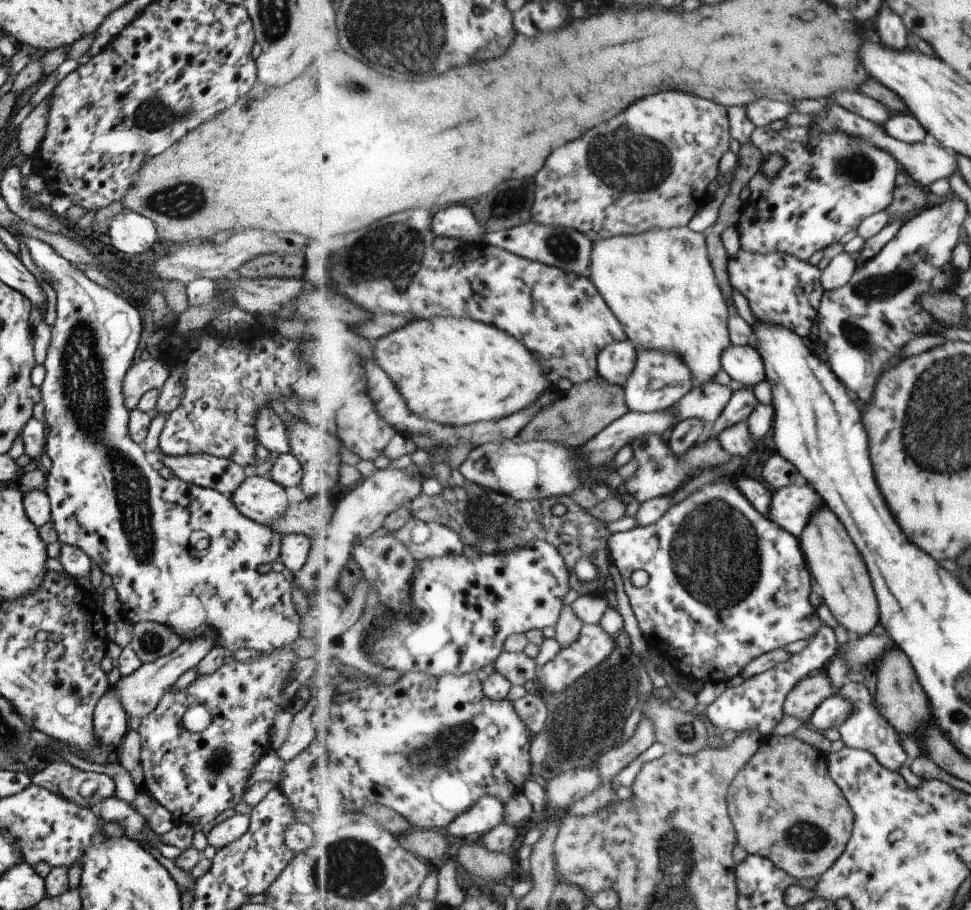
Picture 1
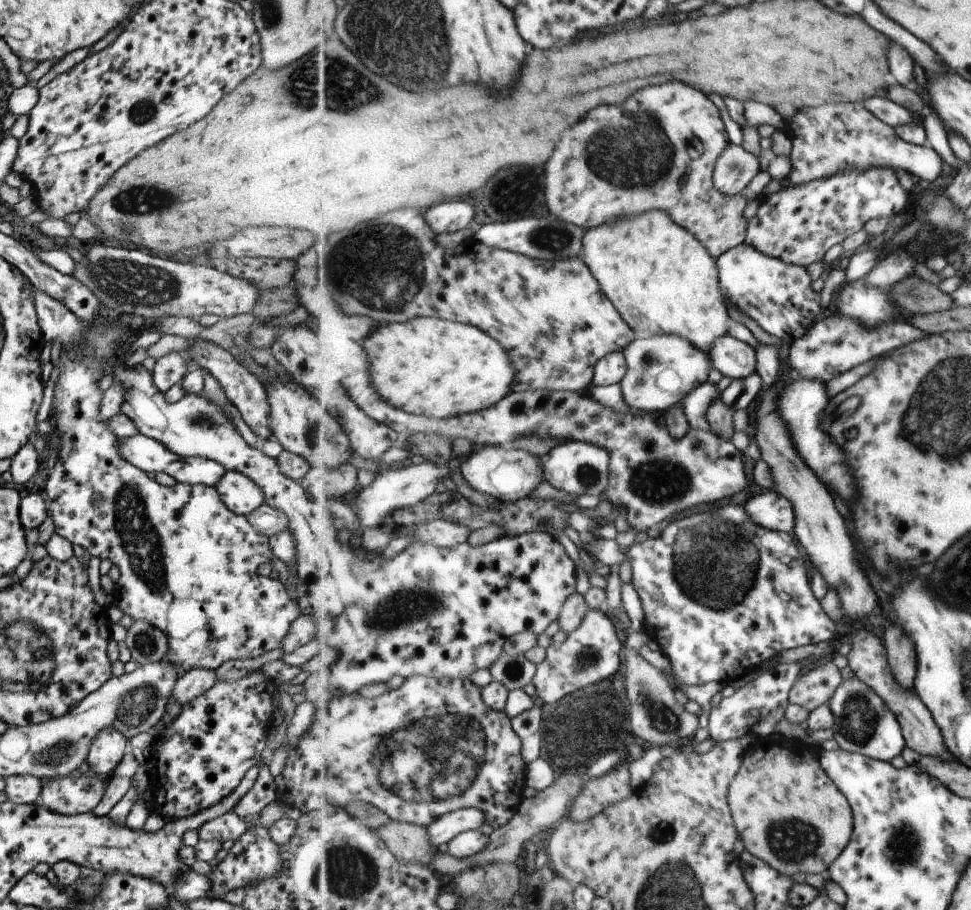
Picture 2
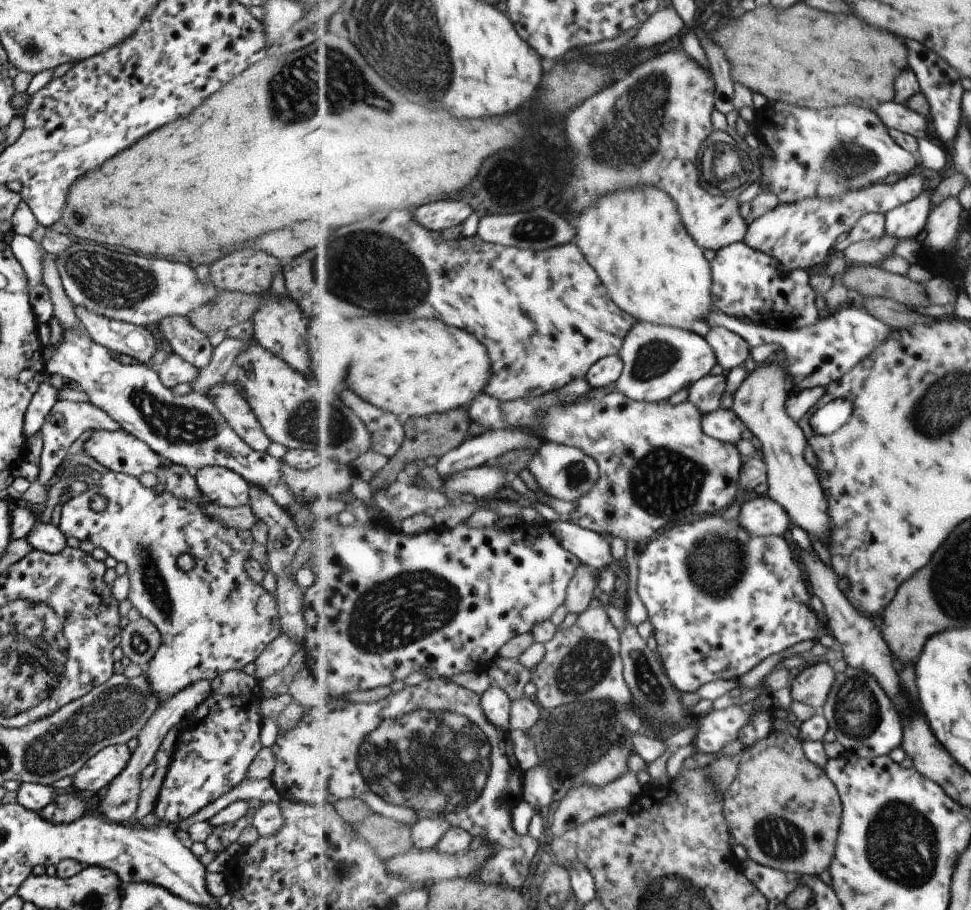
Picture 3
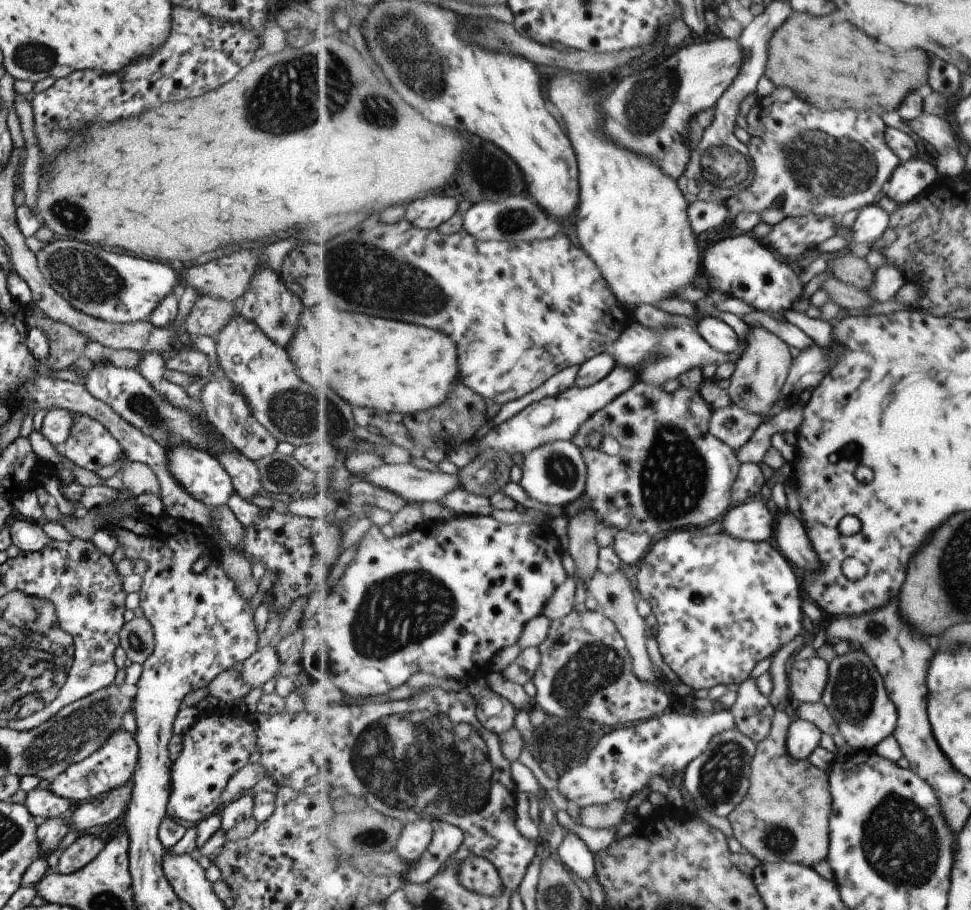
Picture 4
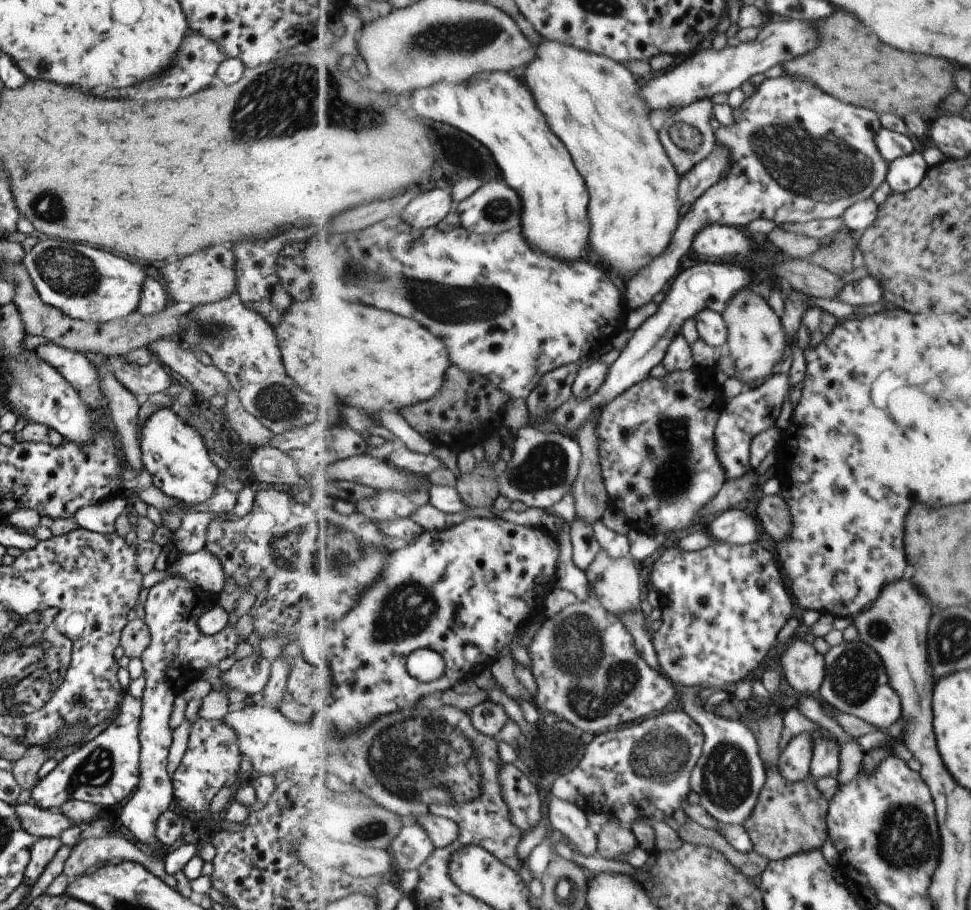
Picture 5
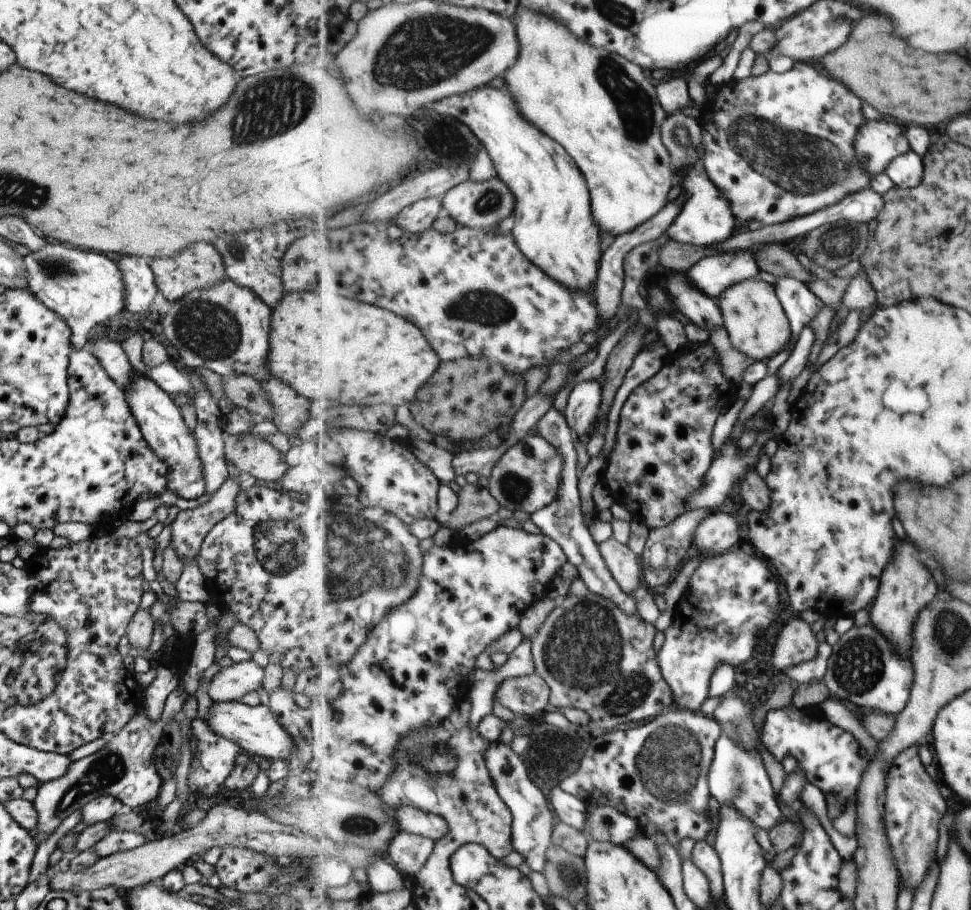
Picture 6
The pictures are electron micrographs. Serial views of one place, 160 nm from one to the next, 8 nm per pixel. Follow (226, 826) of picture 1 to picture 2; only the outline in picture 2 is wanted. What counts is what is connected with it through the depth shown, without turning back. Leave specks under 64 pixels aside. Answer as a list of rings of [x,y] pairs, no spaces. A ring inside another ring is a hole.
[[[232,810],[204,822],[196,830],[199,841],[236,841],[248,828]]]

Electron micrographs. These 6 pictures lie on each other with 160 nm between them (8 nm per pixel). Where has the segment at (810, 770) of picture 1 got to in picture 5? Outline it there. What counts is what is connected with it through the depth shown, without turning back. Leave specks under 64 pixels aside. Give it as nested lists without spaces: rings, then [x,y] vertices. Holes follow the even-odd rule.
[[[777,767],[767,769],[767,782],[761,791],[759,802],[752,812],[750,819],[743,825],[753,844],[753,850],[766,856],[771,861],[780,861],[793,855],[820,849],[827,840],[829,802],[815,786],[816,778],[807,777],[804,781],[792,783],[786,781]]]

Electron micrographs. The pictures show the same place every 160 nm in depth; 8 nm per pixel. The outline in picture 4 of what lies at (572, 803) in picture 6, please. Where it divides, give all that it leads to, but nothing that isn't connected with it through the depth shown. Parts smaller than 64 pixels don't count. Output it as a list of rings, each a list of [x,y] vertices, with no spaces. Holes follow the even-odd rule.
[[[566,830],[564,841],[558,848],[558,852],[561,862],[581,880],[586,882],[596,874],[594,853],[573,830]]]

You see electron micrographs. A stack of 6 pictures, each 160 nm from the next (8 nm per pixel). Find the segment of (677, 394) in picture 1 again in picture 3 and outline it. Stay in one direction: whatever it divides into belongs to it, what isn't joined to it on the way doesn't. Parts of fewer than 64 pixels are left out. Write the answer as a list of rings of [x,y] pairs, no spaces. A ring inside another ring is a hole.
[[[638,321],[632,328],[628,337],[624,340],[624,346],[619,355],[624,362],[624,373],[616,382],[615,390],[639,402],[667,401],[679,390],[689,389],[692,384],[711,374],[715,364],[718,364],[717,355],[709,344],[707,337],[699,336],[699,334],[684,328],[645,321]]]

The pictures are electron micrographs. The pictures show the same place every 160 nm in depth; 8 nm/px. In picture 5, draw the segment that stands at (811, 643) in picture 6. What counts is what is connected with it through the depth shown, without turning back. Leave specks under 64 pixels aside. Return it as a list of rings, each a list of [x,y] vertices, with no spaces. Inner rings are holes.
[[[792,639],[780,657],[781,668],[788,684],[803,695],[820,692],[828,676],[824,655],[805,639]]]

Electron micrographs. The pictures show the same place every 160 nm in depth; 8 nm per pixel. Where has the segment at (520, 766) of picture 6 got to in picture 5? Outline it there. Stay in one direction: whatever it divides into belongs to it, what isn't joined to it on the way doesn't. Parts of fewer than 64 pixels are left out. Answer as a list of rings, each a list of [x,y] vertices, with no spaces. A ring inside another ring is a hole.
[[[503,763],[498,775],[512,821],[521,831],[523,838],[543,822],[540,789],[513,763]]]

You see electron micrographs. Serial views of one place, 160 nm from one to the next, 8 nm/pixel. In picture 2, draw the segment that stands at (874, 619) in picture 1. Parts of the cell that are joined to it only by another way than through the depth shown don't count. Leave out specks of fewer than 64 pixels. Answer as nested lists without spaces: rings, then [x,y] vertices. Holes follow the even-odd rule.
[[[774,387],[760,392],[759,402],[754,410],[756,417],[754,436],[761,452],[761,458],[767,461],[773,473],[774,483],[771,491],[775,491],[792,502],[796,516],[794,536],[806,550],[811,564],[821,572],[827,586],[837,589],[847,619],[859,620],[877,608],[877,604],[879,604],[877,594],[867,580],[861,560],[855,554],[855,546],[853,546],[852,536],[849,536],[847,522],[835,508],[831,492],[827,490],[826,484],[819,480],[819,476],[807,466],[805,458],[799,454],[791,431],[787,428],[787,423],[783,422],[779,398],[781,396],[777,396]]]

